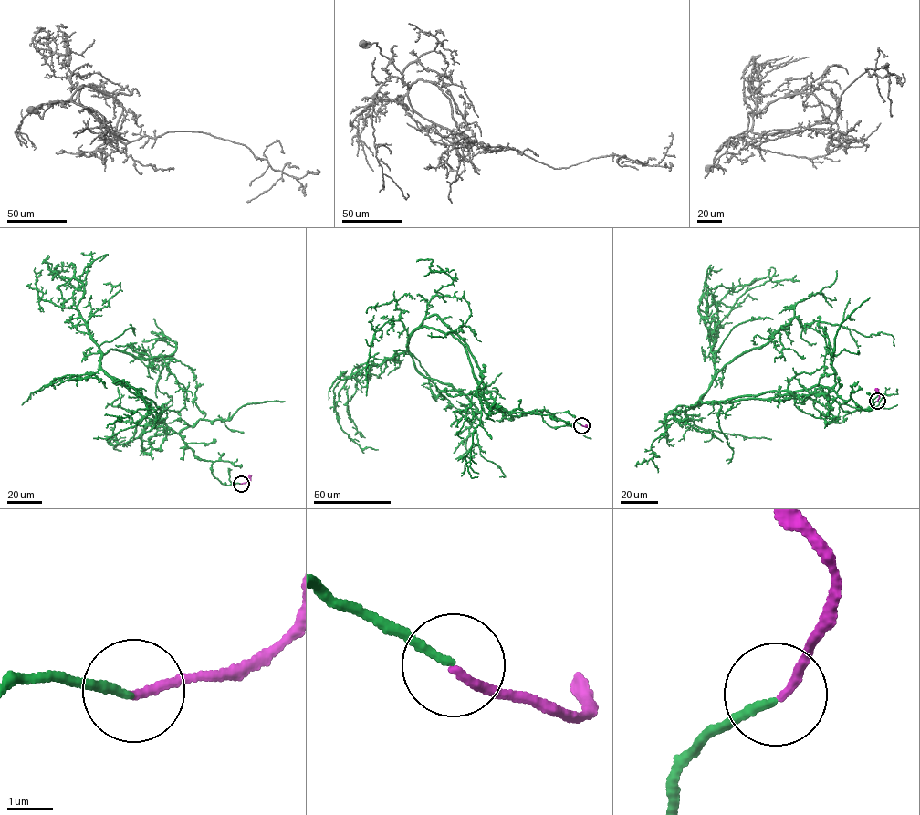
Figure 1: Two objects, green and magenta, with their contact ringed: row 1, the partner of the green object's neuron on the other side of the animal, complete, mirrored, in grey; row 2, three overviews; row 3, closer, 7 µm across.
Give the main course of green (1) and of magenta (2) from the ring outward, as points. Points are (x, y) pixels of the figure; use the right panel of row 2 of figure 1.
1: (876, 401), (869, 411), (818, 385), (699, 400), (726, 364), (795, 317), (891, 334), (893, 345)
2: (877, 401), (877, 388)

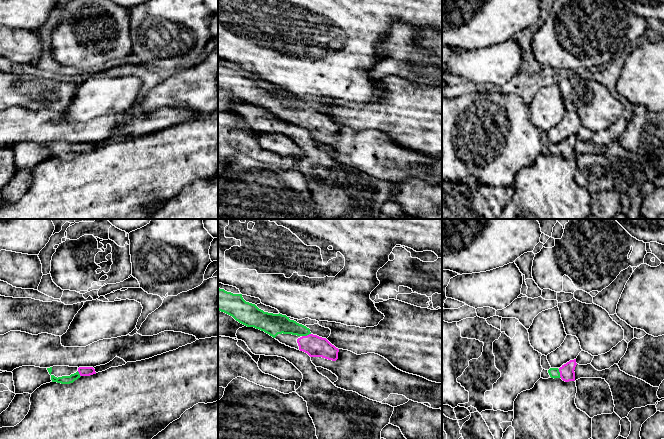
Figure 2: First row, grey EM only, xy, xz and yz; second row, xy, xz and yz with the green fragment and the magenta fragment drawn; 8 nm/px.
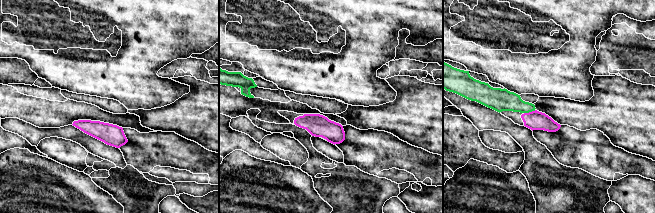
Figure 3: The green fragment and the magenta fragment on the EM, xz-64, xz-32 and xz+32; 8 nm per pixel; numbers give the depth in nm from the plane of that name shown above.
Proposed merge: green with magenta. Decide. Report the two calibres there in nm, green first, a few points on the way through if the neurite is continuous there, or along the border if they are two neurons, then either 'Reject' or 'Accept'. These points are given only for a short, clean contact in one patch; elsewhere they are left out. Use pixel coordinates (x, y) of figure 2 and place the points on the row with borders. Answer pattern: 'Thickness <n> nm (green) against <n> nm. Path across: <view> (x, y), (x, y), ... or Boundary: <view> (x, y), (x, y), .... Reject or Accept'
Thickness 160 nm (green) against 170 nm. Path across: xz (277, 324), (299, 329), (306, 335), (315, 346). Accept

